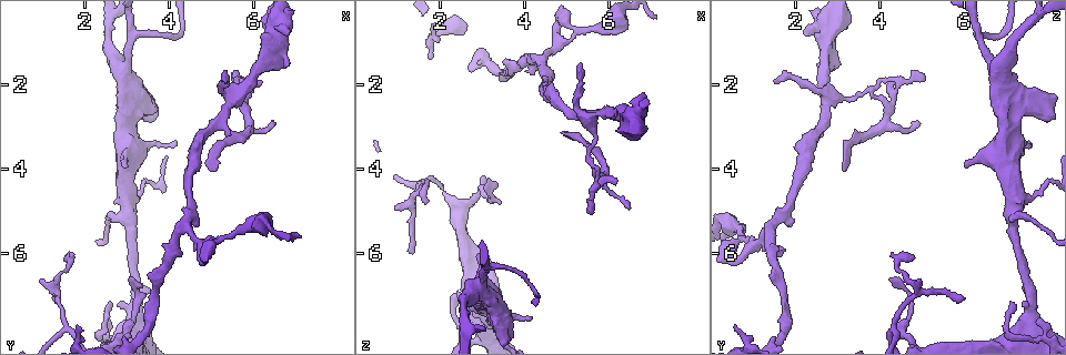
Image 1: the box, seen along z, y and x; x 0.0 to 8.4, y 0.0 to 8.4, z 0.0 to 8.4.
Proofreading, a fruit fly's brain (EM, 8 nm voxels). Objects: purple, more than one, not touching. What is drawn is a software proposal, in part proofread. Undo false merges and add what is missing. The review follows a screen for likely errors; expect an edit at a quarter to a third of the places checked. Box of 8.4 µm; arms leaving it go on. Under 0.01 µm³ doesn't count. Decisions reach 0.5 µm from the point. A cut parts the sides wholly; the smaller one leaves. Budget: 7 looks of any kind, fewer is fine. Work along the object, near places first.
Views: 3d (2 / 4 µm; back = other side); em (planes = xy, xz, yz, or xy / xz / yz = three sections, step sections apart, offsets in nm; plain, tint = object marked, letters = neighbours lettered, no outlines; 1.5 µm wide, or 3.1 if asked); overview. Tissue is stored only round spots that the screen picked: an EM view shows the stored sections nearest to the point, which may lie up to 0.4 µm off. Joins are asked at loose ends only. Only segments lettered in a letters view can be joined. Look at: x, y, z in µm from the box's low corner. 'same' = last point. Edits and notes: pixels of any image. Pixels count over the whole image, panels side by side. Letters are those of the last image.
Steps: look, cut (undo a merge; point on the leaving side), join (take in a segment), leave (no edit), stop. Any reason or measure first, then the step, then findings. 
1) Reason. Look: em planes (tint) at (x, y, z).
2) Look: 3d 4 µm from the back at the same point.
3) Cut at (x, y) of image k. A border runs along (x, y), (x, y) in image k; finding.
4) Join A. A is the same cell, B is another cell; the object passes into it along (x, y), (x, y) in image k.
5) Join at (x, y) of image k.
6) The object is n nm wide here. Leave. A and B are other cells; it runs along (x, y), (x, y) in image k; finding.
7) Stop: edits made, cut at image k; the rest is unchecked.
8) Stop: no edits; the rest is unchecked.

Thin end. Look: em planes (letters) at (1.35, 7.05, 6.00).

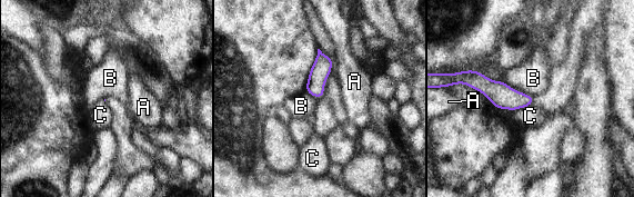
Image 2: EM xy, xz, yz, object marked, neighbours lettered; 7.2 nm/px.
Leave. A, B and C are other cells; none of them fits.

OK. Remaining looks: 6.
Free end. Look: 3d 2 µm at (4.95, 4.05, 3.20).

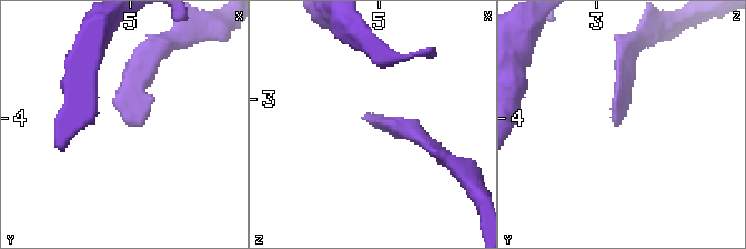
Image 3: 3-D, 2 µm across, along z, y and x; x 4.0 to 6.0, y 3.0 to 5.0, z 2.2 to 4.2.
Look: em planes (letters) at (4.98, 4.06, 3.14).

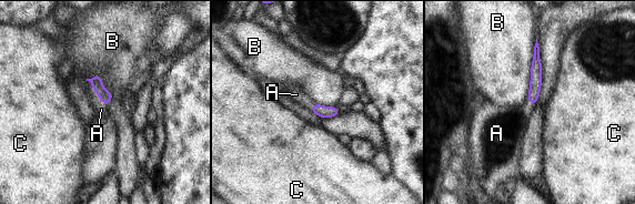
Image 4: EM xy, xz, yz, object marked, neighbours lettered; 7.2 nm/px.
Join A. A is the same cell, B and C are other cells; the object passes into it along (97, 82), (97, 93), (101, 109) in image 4; it goes on there.

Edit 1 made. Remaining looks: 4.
See it whole again. Look: overview.

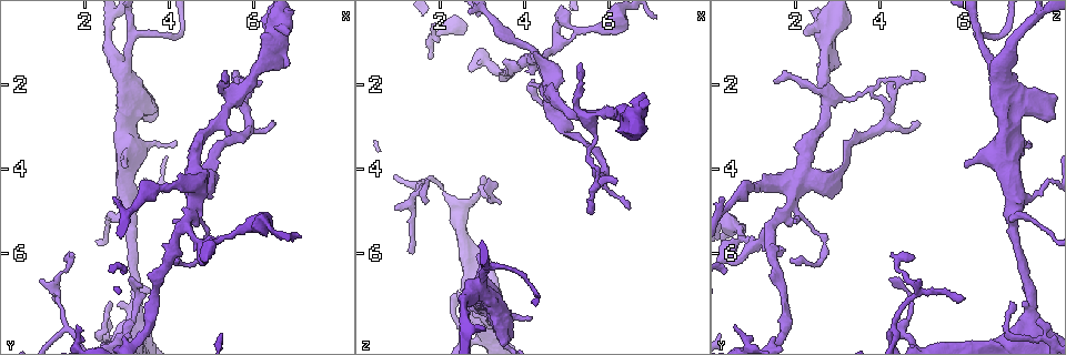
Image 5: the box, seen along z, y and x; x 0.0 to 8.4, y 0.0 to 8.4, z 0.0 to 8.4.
Branch stops here. Look: 3d 2 µm at (4.10, 3.35, 7.55).

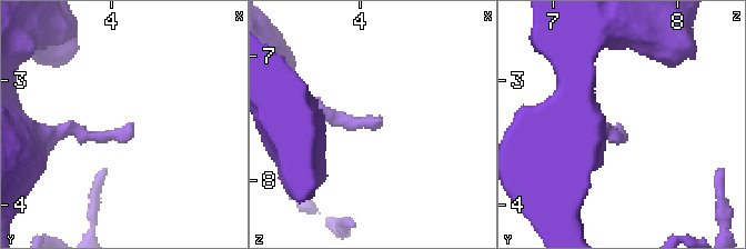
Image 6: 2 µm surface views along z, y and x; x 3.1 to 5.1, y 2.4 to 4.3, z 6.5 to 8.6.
Need the tissue. Look: em yz step 4 (letters) at (4.16, 3.34, 7.50).

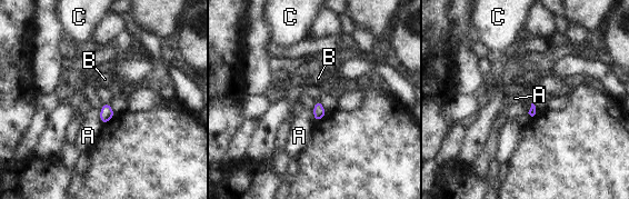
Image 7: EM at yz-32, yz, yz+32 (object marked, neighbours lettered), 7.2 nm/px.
Leave. A, B and C are other cells; a border runs along (103, 103), (100, 110), (101, 123) in image 7; none of them fits.

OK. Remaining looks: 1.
Stop: edits made, join at image 4; the rest is unchecked.

